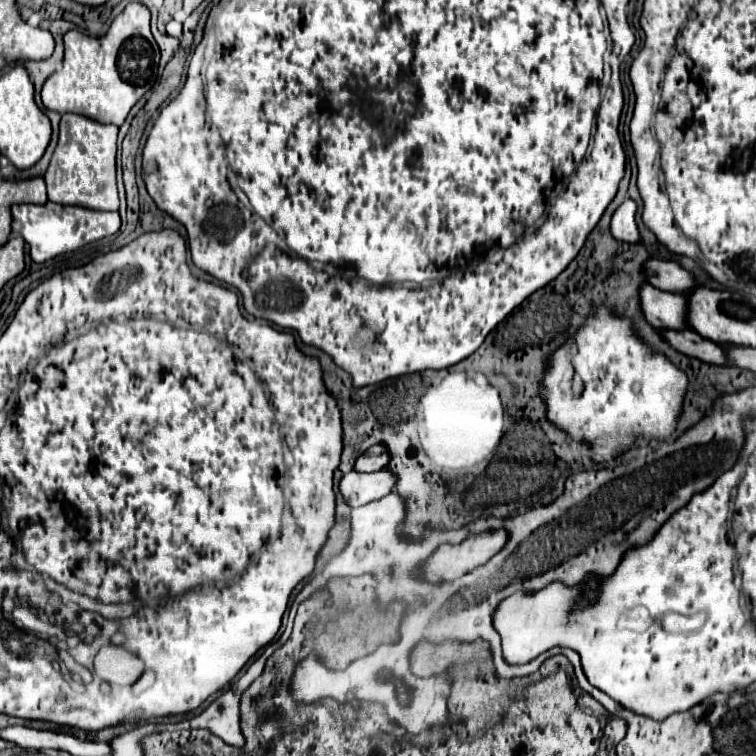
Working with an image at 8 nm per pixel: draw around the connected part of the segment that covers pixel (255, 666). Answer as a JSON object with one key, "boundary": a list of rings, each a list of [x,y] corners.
{"boundary":[[[257,657],[245,675],[241,675],[227,691],[223,691],[203,713],[181,723],[181,729],[209,729],[213,735],[221,737],[225,743],[243,747],[243,735],[239,731],[239,699],[241,693],[255,681],[255,675],[261,675],[265,657]]]}

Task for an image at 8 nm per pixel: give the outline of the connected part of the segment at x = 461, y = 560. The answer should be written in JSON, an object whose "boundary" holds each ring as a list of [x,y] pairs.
{"boundary":[[[505,531],[473,535],[461,545],[441,545],[423,565],[425,577],[431,581],[455,579],[477,565],[483,565],[507,543]]]}

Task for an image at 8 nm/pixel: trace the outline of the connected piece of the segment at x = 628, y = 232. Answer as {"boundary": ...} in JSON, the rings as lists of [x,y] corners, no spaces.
{"boundary":[[[633,199],[623,201],[611,219],[611,233],[615,239],[627,241],[627,243],[639,243],[641,241],[641,233],[637,229],[635,215],[637,215],[637,203]]]}

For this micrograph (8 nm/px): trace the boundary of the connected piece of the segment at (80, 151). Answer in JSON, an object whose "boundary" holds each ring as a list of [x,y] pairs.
{"boundary":[[[77,113],[61,117],[59,145],[45,173],[47,196],[53,203],[79,205],[97,211],[117,211],[117,181],[115,181],[115,155],[117,155],[117,127],[101,125]]]}

